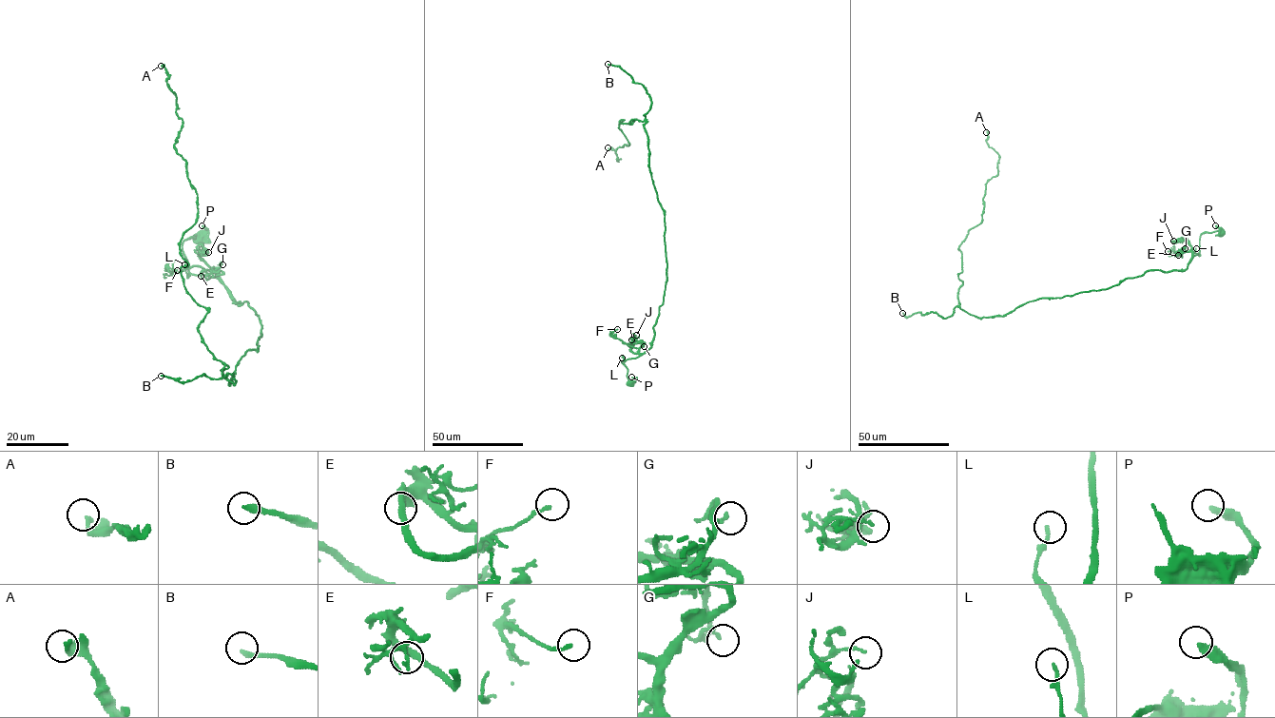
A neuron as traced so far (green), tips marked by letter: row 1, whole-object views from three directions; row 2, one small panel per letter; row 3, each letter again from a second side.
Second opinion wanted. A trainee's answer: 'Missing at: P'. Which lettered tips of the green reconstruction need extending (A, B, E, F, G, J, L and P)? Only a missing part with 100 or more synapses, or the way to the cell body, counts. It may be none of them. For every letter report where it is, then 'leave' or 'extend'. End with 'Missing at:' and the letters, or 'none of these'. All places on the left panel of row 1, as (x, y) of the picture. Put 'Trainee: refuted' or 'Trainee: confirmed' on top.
Trainee: refuted
A: (161, 66) | leave
B: (161, 376) | extend
E: (201, 276) | leave
F: (177, 270) | leave
G: (222, 264) | leave
J: (208, 252) | leave
L: (184, 264) | leave
P: (202, 225) | leave
Missing at: B

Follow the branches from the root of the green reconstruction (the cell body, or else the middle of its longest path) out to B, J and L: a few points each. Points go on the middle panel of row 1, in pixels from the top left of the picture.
B: (629, 383), (620, 361), (650, 347), (663, 301), (664, 212), (644, 126), (649, 96), (608, 64)
J: (629, 383), (627, 369), (620, 361), (640, 355), (630, 350), (634, 342), (631, 337), (636, 335)
L: (629, 383), (627, 369), (620, 361), (624, 360), (622, 358)

